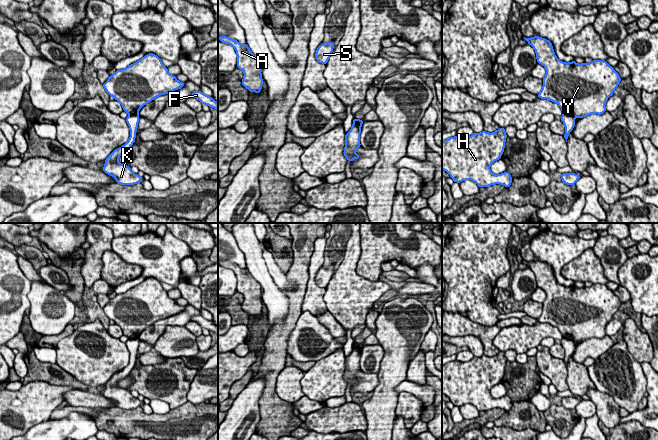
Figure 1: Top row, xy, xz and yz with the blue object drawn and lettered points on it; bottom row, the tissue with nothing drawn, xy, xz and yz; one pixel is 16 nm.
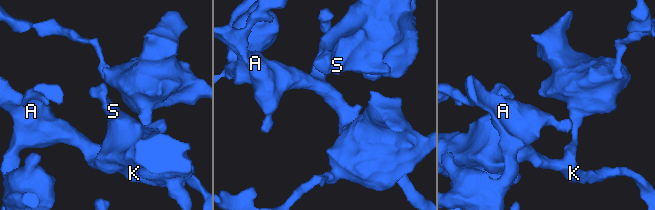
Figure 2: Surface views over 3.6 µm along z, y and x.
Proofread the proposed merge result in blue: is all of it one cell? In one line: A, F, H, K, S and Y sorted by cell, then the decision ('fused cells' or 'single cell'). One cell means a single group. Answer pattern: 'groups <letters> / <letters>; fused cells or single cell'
groups A H K S / F Y; fused cells

